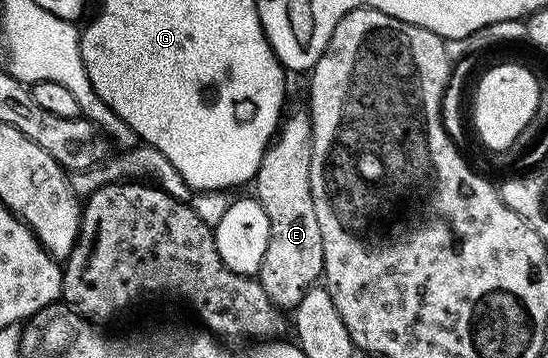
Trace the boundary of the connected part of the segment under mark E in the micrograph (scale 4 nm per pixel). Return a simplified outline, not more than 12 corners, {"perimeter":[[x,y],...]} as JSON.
{"perimeter":[[291,110],[255,179],[269,221],[256,277],[283,312],[325,269],[313,125]]}

